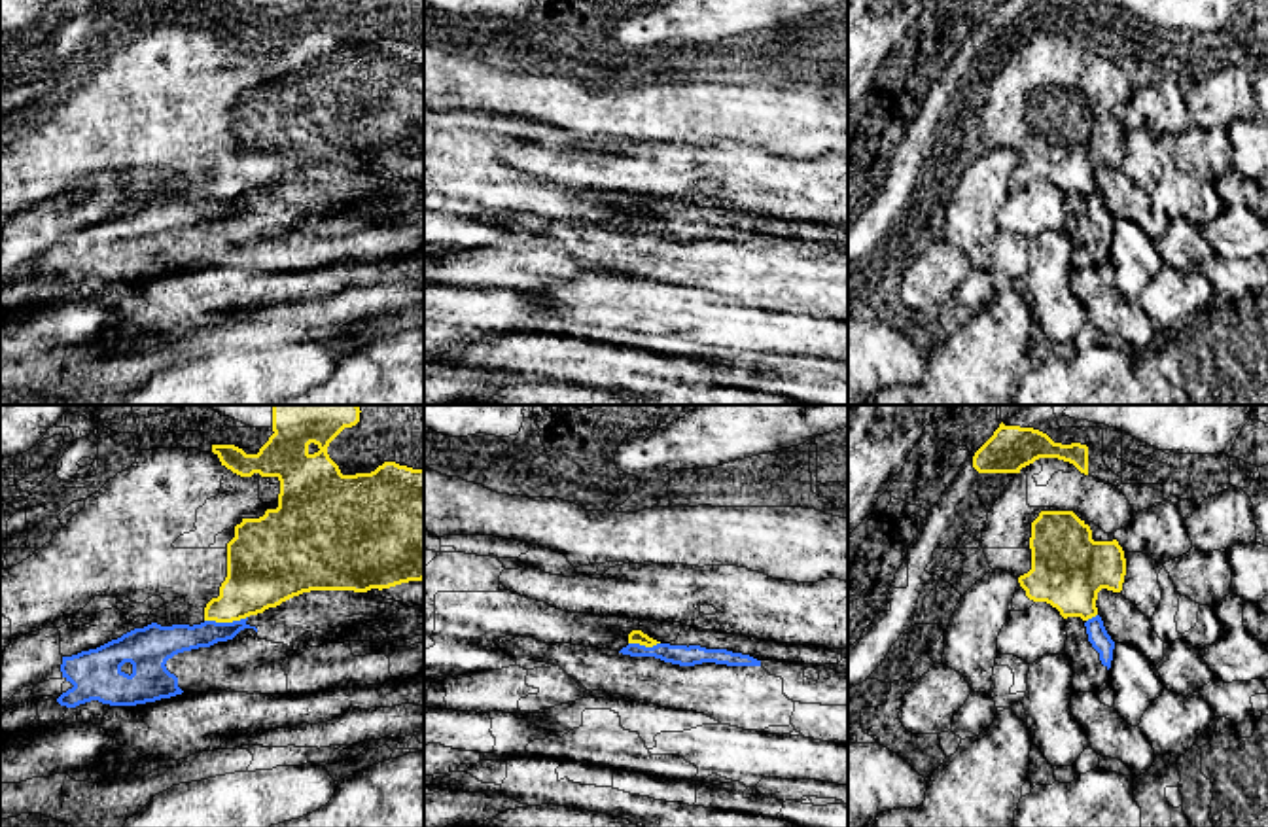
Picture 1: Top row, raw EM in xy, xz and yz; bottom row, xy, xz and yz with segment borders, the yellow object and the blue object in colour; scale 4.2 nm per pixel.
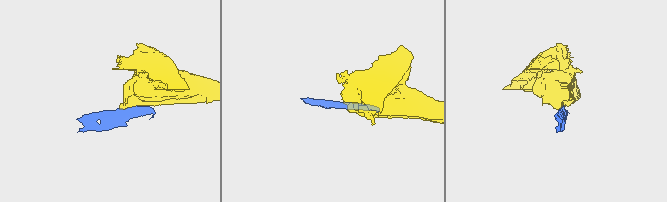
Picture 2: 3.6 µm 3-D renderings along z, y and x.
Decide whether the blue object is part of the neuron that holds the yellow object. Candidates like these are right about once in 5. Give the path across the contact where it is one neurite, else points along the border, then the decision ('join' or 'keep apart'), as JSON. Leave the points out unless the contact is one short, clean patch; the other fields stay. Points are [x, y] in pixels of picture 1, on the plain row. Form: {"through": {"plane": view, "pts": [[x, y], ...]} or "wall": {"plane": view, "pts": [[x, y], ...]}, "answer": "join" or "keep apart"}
{"wall": {"plane": "xy", "pts": [[246, 192], [235, 197], [205, 197]]}, "answer": "keep apart"}

